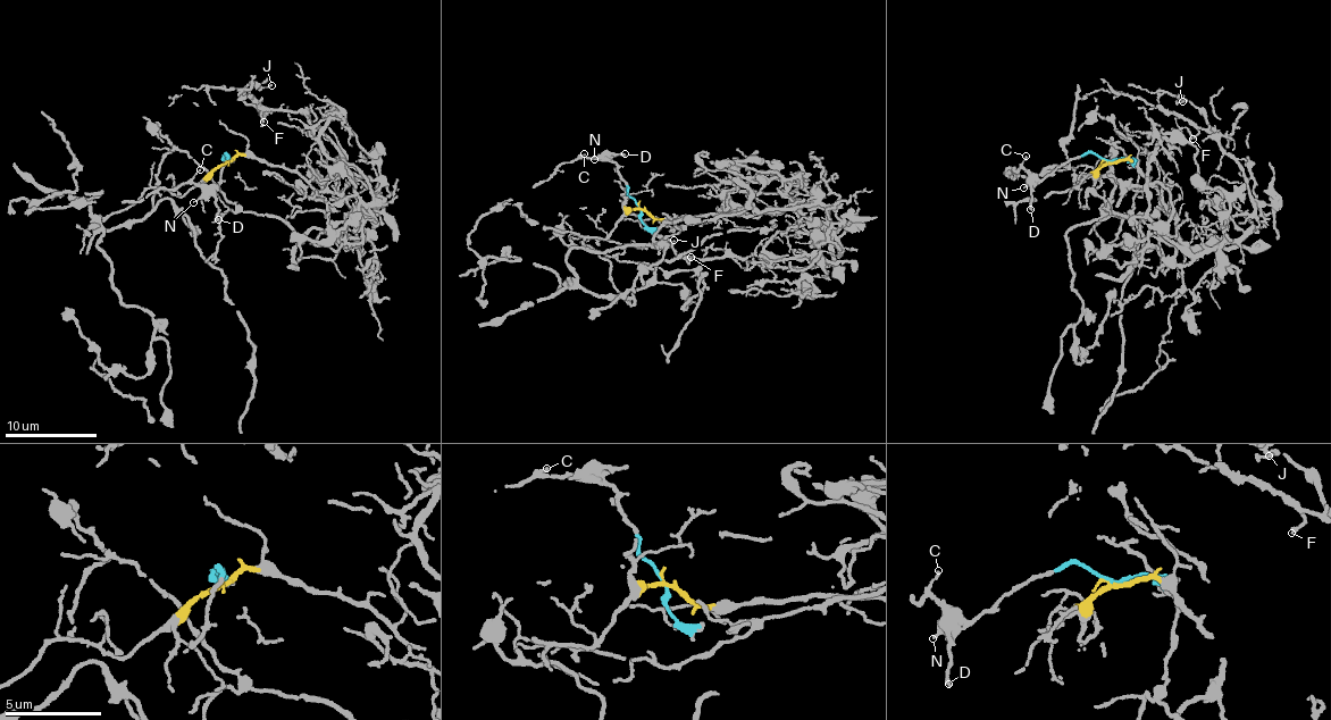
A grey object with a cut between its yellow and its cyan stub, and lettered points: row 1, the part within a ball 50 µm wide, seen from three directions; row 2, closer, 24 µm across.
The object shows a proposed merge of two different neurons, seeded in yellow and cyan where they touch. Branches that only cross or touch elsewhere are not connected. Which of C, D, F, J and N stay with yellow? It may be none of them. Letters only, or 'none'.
F, J

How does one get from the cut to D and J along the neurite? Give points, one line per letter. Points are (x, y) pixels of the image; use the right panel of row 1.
D: (1107, 161), (1085, 152), (1036, 180), (1031, 184), (1030, 210)
J: (1107, 161), (1136, 162), (1178, 239), (1222, 262), (1229, 219), (1254, 210), (1181, 101)

